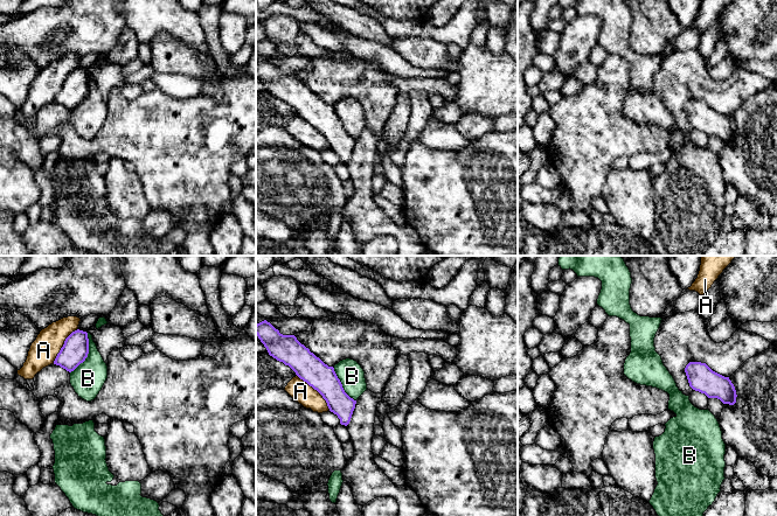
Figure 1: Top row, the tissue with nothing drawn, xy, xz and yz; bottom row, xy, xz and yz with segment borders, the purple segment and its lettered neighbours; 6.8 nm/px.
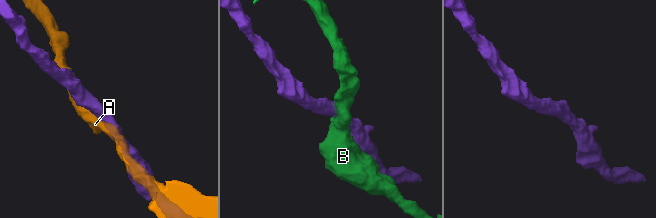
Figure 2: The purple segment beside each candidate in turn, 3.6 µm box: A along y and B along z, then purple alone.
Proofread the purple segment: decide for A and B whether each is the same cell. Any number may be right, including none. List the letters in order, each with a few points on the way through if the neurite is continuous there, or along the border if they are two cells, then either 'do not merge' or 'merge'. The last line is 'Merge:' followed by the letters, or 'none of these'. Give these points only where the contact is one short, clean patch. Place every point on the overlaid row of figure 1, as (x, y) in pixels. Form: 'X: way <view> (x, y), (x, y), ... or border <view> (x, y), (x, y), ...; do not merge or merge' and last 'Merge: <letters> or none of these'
A: do not merge
B: do not merge
Merge: none of these

